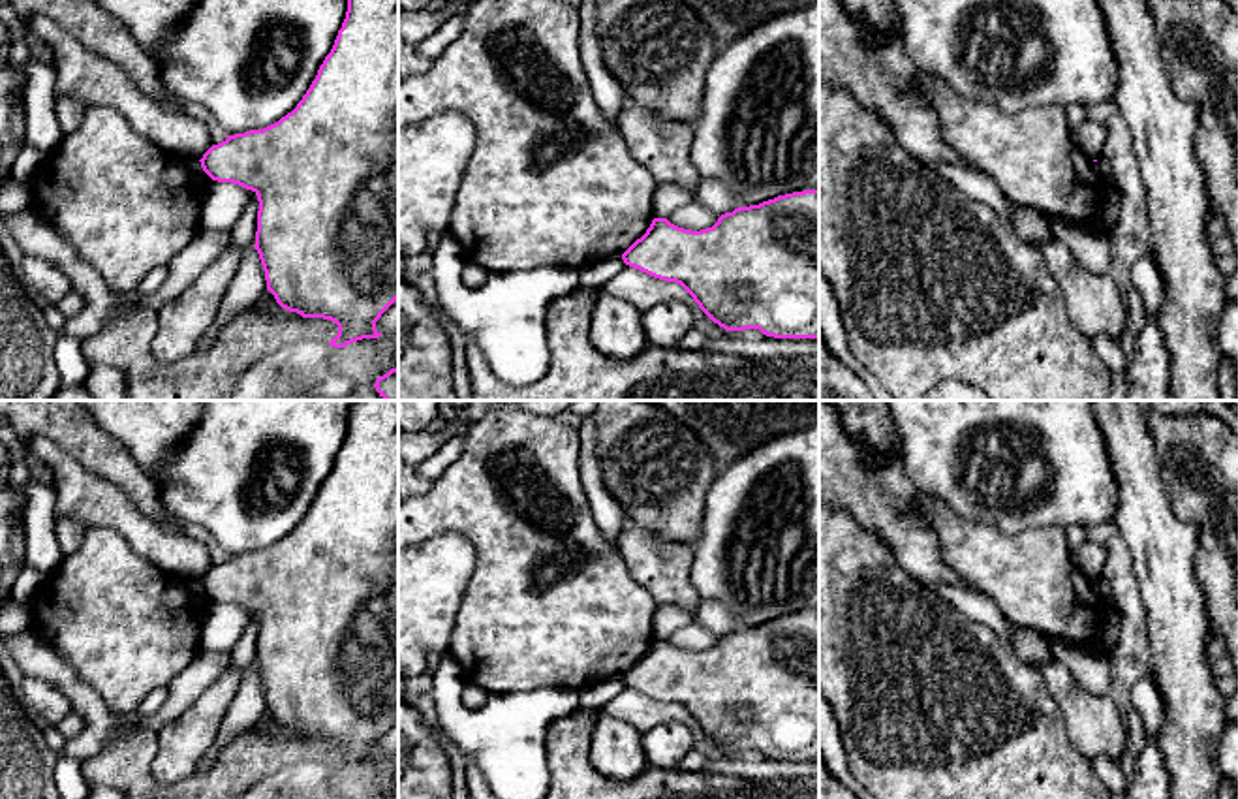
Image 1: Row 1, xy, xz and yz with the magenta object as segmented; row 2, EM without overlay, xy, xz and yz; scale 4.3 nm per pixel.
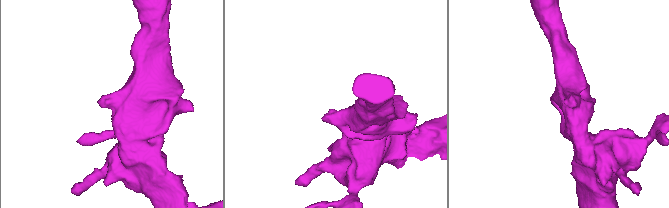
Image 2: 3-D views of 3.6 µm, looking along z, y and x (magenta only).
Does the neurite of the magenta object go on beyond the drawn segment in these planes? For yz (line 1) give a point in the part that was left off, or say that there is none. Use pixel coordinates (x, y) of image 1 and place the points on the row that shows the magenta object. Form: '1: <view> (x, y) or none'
1: none

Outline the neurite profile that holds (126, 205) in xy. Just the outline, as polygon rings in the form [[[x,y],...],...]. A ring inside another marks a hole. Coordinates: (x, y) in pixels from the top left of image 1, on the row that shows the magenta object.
[[[90,107],[83,122],[47,154],[47,164],[30,186],[32,207],[53,224],[116,293],[137,293],[141,280],[160,265],[169,265],[199,233],[201,205],[210,184],[203,167],[171,156],[132,130],[113,107]]]

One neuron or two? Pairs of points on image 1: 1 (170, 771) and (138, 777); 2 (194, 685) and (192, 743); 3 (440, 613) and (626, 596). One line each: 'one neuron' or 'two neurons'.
1: two neurons
2: two neurons
3: two neurons

